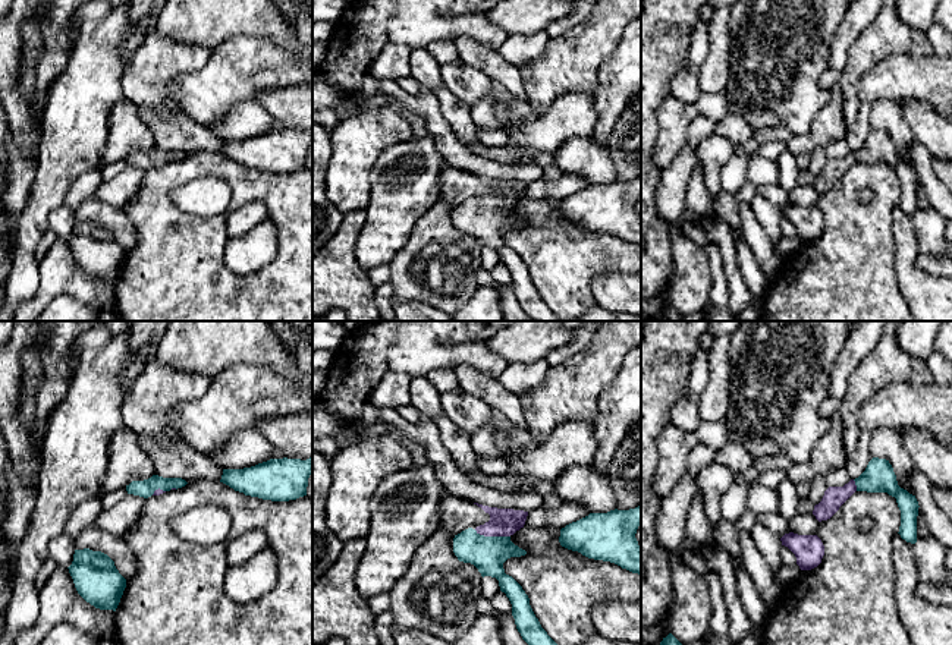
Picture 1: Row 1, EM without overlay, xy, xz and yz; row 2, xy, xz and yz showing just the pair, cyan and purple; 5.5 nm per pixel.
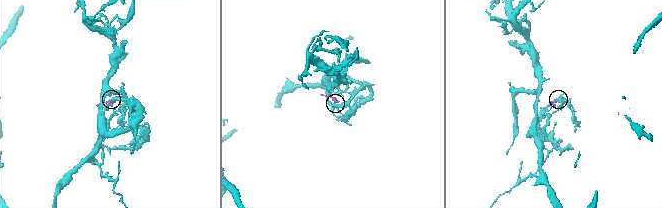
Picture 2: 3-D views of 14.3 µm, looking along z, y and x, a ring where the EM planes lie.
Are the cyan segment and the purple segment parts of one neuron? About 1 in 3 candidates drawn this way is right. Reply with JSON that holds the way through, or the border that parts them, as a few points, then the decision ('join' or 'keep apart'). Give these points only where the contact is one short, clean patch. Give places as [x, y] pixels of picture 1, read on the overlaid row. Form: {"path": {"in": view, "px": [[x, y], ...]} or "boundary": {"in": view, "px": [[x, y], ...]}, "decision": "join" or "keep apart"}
{"path": {"in": "xz", "px": [[487, 554], [492, 537], [503, 522]]}, "decision": "join"}

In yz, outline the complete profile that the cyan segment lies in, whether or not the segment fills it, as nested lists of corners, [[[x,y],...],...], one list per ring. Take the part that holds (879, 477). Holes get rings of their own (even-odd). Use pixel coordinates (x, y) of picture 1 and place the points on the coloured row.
[[[873,457],[858,478],[843,487],[829,487],[821,501],[814,506],[813,515],[819,522],[830,519],[855,491],[887,493],[895,497],[901,510],[898,534],[907,542],[917,542],[918,501],[898,485],[893,468],[886,459]]]

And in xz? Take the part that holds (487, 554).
[[[474,504],[488,513],[490,520],[455,535],[455,556],[459,561],[474,564],[483,578],[491,576],[499,580],[500,591],[512,604],[516,629],[528,645],[557,645],[541,627],[522,586],[503,569],[508,559],[527,554],[510,541],[510,537],[524,528],[528,512]]]

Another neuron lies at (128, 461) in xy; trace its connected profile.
[[[129,428],[116,432],[109,443],[109,466],[103,476],[101,495],[153,475],[155,475],[155,465],[141,444],[138,432]]]

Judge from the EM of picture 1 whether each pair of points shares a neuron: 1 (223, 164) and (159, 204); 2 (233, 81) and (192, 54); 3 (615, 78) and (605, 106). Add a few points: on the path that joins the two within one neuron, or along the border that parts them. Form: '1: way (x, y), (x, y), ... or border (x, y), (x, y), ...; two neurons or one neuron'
1: way (206, 164), (184, 170), (167, 186); one neuron
2: border (213, 52), (198, 69), (182, 74), (176, 81); two neurons
3: way (615, 85), (615, 93), (610, 98); one neuron

